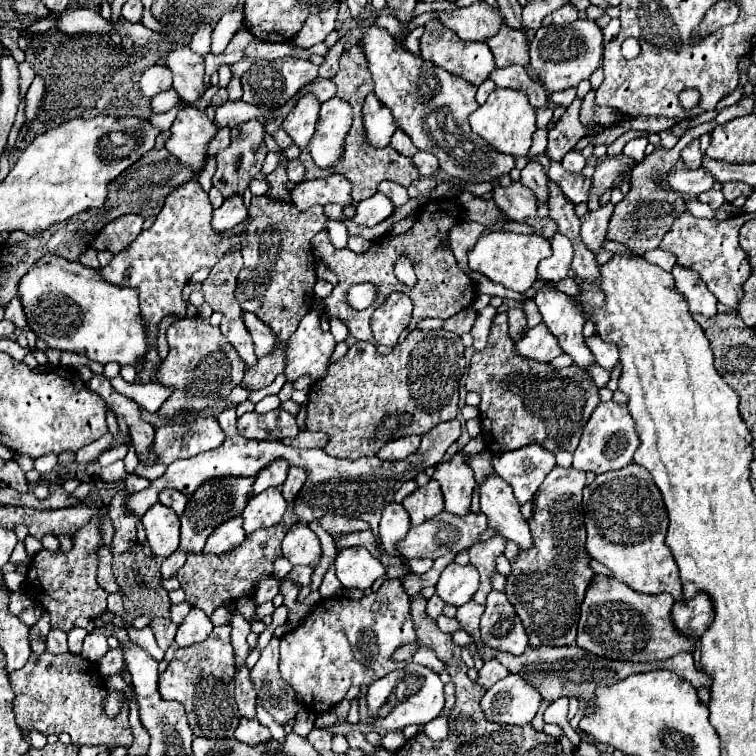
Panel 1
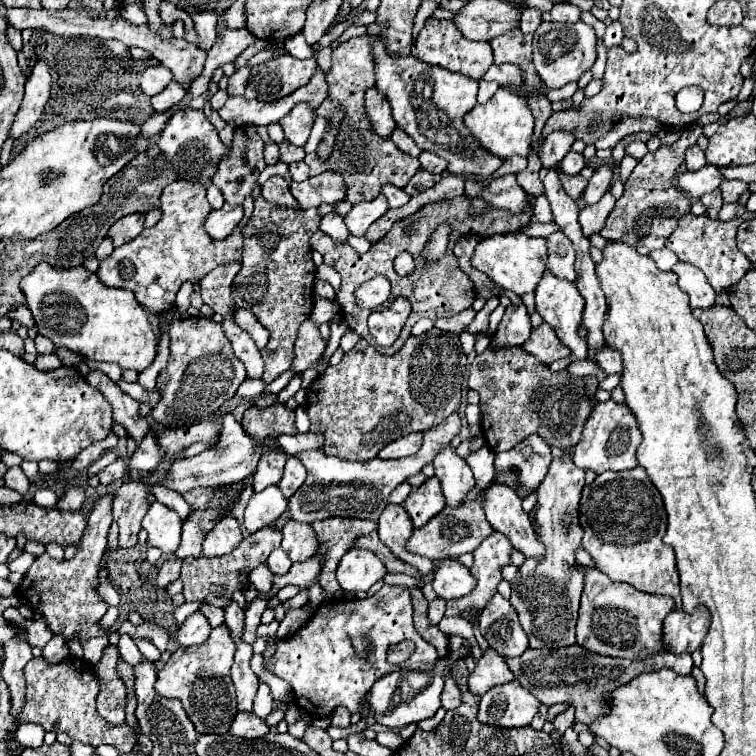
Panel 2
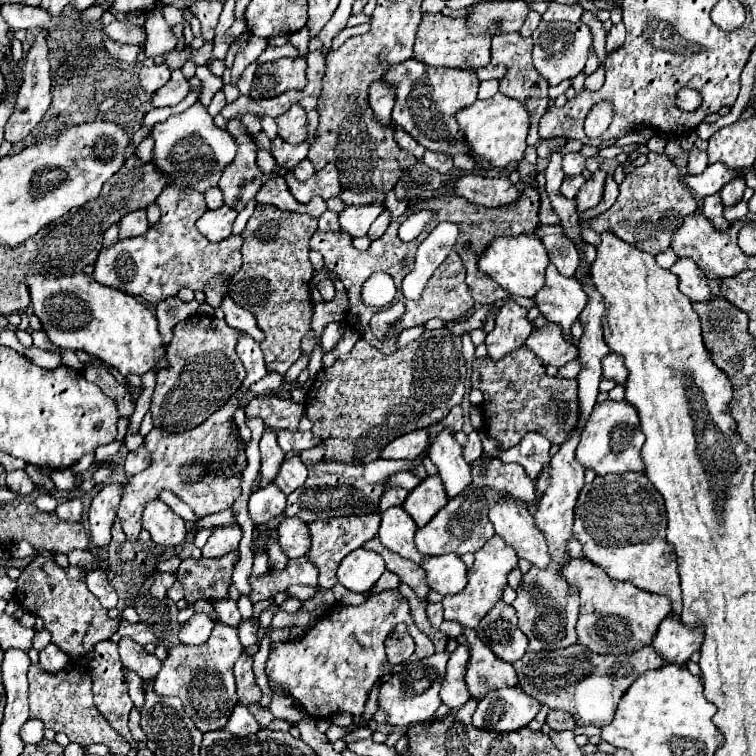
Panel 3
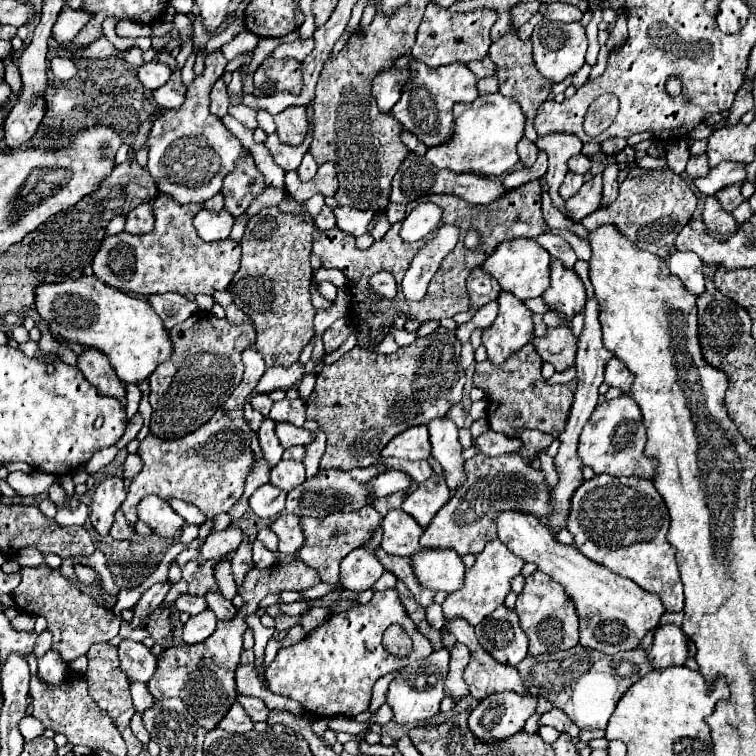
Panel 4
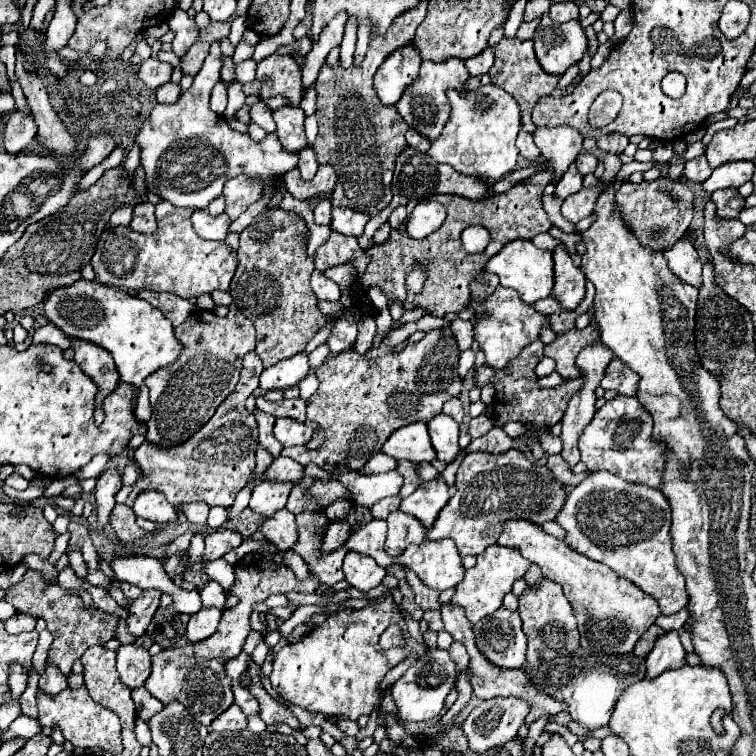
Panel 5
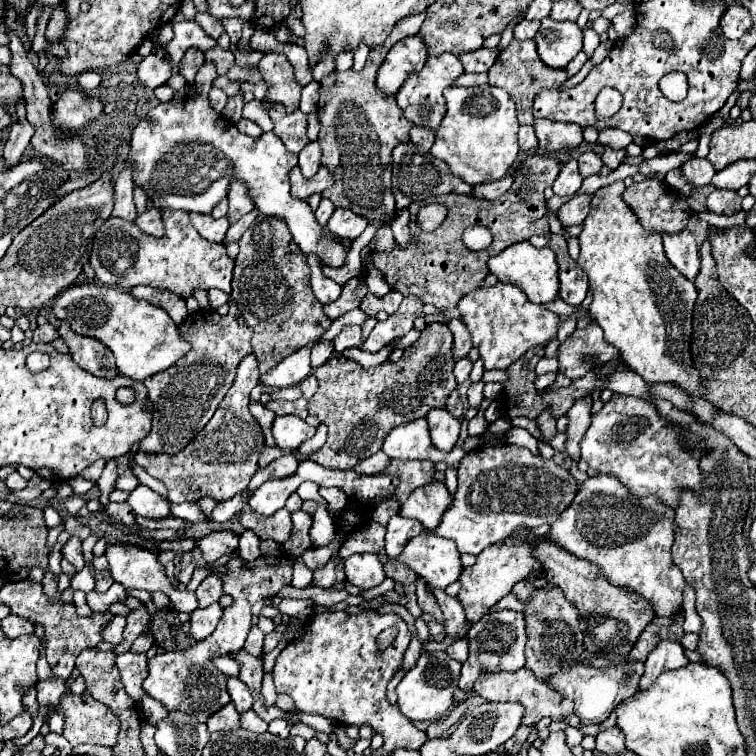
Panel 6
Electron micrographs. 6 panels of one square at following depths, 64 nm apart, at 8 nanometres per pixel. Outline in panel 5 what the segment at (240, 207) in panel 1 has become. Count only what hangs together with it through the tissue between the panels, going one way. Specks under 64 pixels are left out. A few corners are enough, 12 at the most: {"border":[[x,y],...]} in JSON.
{"border":[[206,210],[192,214],[194,230],[204,240],[224,240],[228,214],[210,216]]}

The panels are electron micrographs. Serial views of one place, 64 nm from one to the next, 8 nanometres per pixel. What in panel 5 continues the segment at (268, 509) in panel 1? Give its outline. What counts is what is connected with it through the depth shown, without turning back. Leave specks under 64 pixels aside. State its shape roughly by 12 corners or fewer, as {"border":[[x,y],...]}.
{"border":[[264,480],[250,508],[268,518],[286,506],[292,482]]}

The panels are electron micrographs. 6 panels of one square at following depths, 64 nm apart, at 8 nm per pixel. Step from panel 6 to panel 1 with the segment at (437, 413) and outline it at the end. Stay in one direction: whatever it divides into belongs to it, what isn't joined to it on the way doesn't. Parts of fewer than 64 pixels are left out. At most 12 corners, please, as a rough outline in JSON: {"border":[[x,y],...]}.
{"border":[[462,458],[436,464],[446,510],[466,514],[476,486]]}

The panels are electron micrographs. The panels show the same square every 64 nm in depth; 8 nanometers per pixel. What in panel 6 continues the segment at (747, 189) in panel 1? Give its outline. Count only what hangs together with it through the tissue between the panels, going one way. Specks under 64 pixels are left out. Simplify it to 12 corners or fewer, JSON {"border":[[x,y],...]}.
{"border":[[716,188],[706,208],[716,214],[742,210],[734,190]]}

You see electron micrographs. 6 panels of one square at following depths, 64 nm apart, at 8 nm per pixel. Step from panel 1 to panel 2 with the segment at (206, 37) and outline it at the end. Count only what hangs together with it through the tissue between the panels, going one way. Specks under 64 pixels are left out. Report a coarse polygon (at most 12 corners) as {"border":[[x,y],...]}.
{"border":[[194,10],[190,18],[198,46],[210,50],[216,38],[216,10]]}

